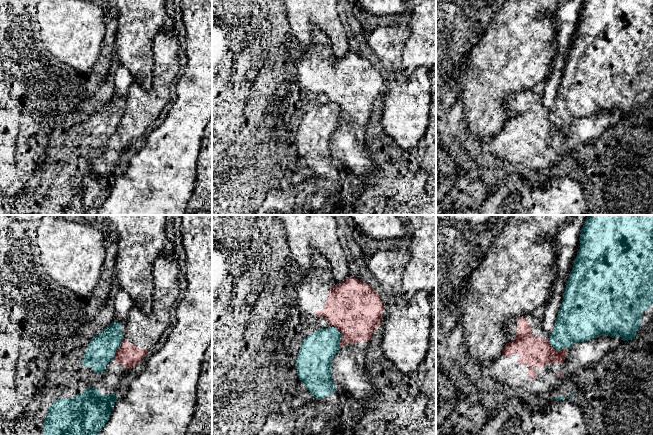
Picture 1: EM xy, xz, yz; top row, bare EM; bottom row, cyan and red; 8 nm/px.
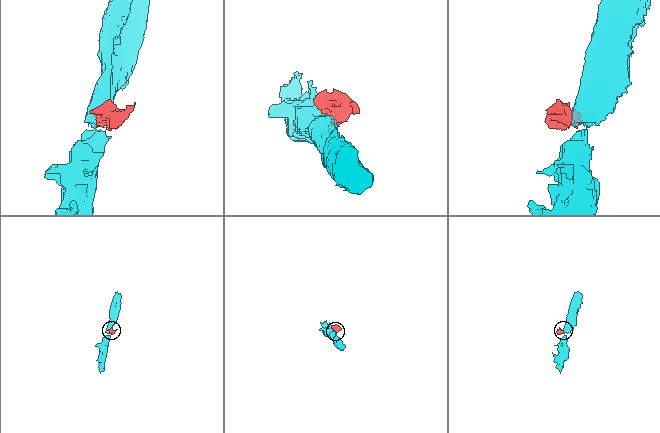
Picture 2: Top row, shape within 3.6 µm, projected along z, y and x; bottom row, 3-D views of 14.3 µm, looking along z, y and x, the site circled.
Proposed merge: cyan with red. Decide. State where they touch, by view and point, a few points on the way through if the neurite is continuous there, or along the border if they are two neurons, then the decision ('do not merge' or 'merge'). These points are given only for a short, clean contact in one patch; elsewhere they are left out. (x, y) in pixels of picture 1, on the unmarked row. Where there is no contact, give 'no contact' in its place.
meets cyan in xz at (340, 112); border along xz (334, 102), (340, 109), (340, 122); do not merge

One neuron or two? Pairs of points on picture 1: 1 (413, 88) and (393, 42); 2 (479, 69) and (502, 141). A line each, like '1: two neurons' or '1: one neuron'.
1: one neuron
2: two neurons

